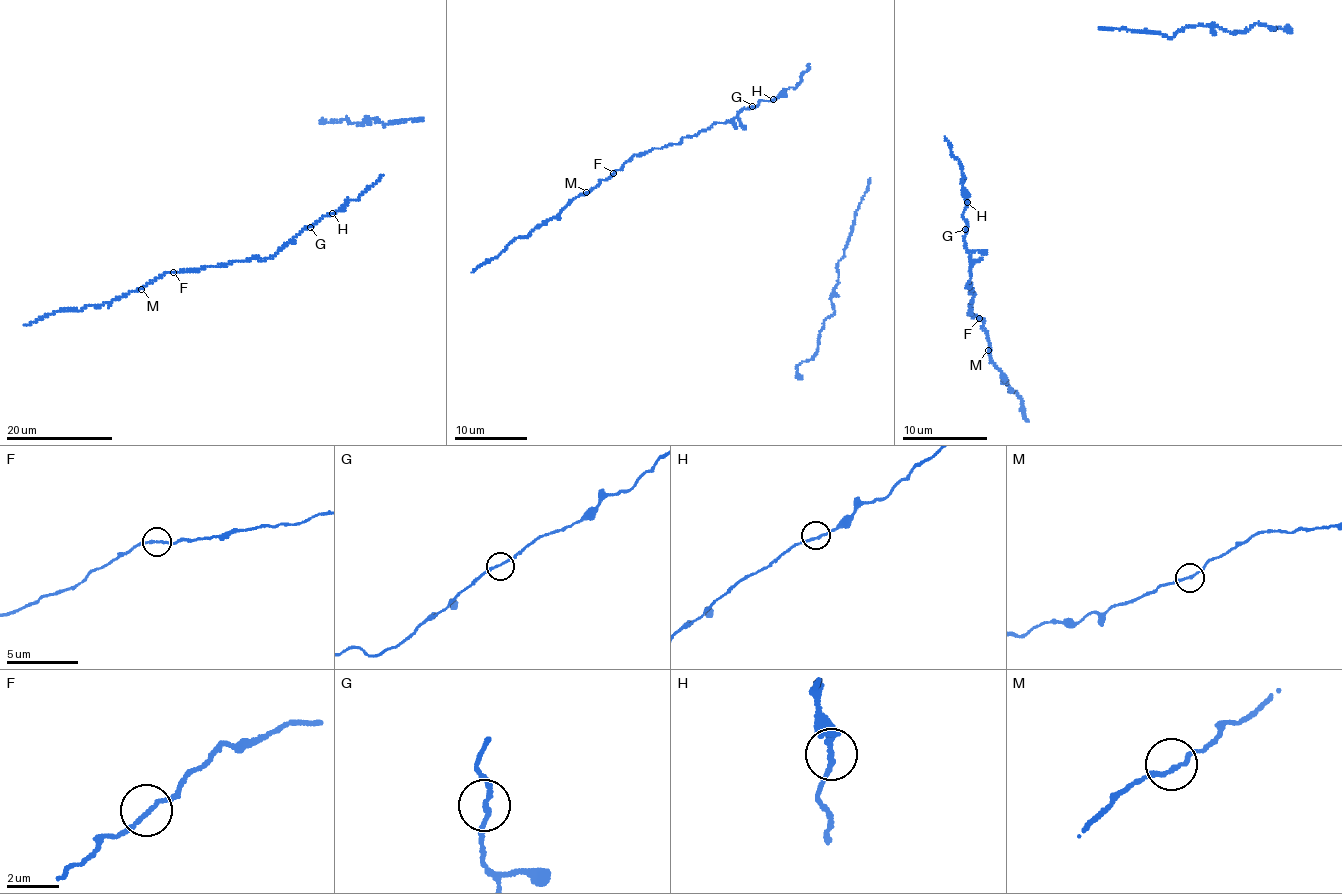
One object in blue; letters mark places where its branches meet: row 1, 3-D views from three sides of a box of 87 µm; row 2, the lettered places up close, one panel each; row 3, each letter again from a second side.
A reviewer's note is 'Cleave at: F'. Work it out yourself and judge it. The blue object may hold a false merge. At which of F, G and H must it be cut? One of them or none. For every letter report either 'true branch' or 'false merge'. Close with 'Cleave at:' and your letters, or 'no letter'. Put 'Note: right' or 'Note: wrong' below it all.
F: false merge
G: true branch
H: true branch
Cleave at: F
Note: right

